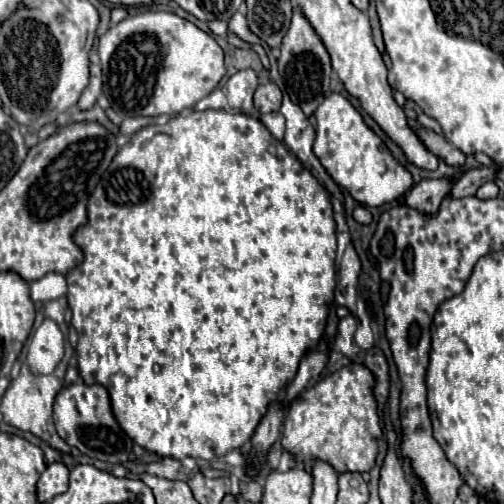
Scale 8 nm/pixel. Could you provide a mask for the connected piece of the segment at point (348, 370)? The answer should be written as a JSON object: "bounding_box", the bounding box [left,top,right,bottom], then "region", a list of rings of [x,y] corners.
{"bounding_box":[281,364,383,472],"region":[[[347,364],[319,380],[313,388],[301,392],[289,406],[281,440],[283,448],[287,448],[297,462],[323,460],[337,472],[369,472],[375,466],[379,438],[383,436],[373,386],[375,376],[369,368],[363,364]]]}

